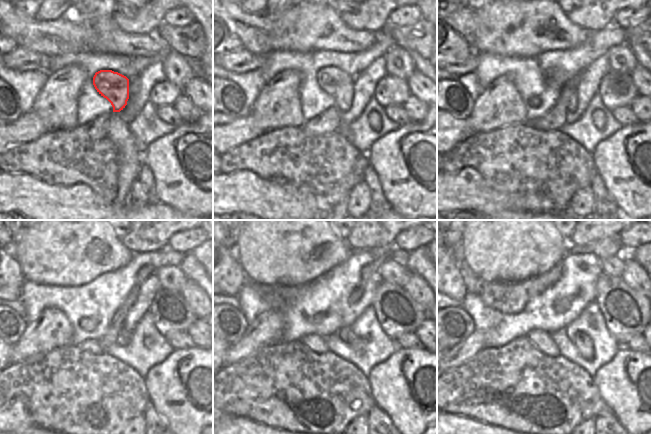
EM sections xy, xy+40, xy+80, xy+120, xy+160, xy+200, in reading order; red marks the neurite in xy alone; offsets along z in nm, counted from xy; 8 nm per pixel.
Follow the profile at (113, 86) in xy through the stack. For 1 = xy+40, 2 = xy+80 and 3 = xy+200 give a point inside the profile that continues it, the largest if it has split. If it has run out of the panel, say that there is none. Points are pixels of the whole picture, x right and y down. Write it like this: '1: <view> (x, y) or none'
1: xy+40 (333, 81)
2: xy+80 (572, 103)
3: xy+200 (583, 343)

